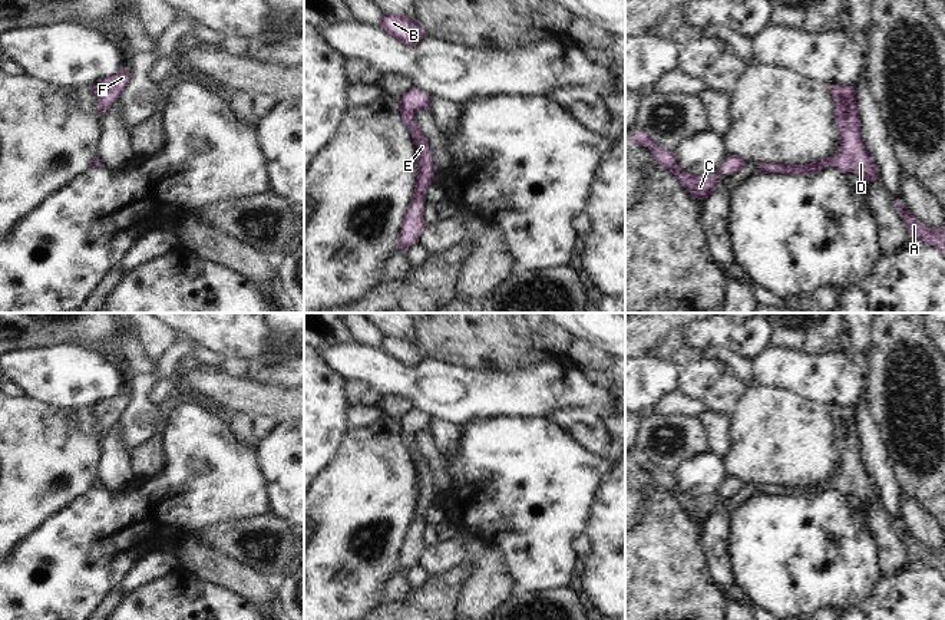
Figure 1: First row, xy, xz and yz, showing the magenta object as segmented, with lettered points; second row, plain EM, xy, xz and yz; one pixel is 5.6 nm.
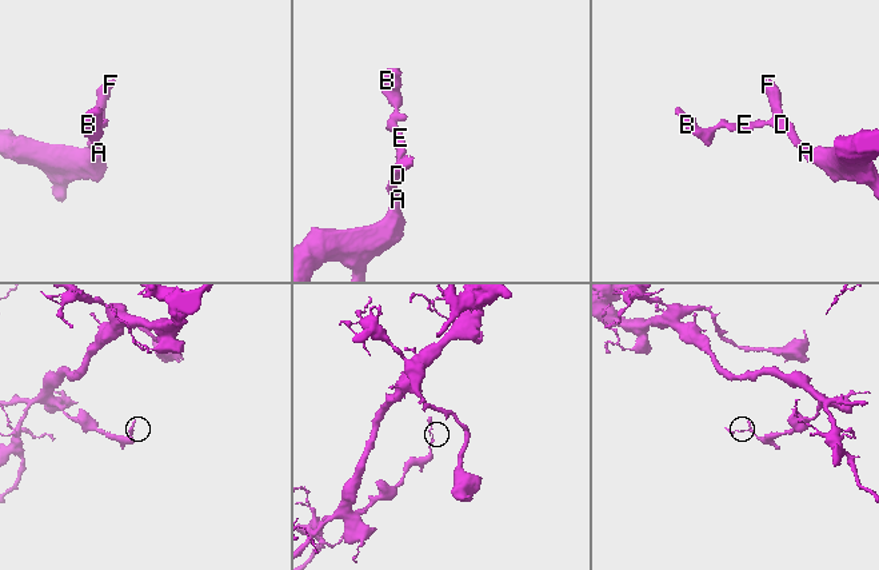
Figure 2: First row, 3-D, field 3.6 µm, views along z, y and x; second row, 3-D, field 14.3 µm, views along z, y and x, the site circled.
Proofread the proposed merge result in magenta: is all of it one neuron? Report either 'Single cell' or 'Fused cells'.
Single cell

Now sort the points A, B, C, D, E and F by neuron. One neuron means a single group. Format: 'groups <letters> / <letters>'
groups A B C D E F

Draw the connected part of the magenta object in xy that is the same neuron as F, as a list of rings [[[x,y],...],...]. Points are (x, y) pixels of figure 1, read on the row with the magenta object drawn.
[[[123,69],[113,76],[103,79],[93,88],[93,92],[99,102],[100,116],[103,116],[103,113],[109,109],[109,106],[115,100],[118,100],[120,92],[125,89],[128,82],[129,73],[126,72],[126,69]]]

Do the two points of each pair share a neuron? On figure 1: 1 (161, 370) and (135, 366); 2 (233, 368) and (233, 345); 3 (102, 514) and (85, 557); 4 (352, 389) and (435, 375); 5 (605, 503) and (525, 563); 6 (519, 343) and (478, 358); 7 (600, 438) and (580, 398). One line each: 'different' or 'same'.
1: different
2: different
3: same
4: different
5: different
6: same
7: different

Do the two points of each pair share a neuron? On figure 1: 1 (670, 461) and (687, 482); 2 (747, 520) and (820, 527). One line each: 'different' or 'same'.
1: different
2: same

